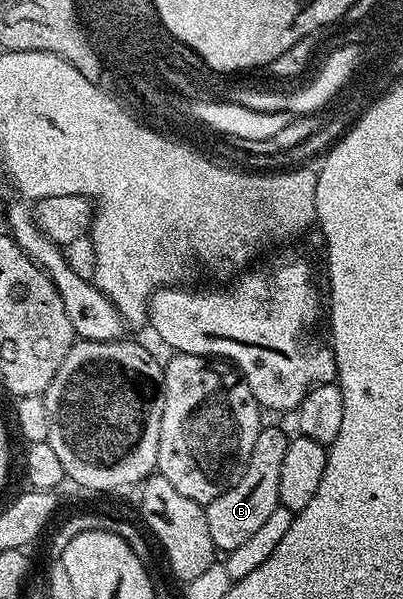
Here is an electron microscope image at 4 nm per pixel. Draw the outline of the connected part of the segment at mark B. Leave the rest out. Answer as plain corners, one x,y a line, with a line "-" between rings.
265,426
258,433
258,441
254,441
254,450
250,452
250,461
244,470
244,476
222,497
214,497
204,507
206,526
210,529
210,541
217,552
227,553
238,549
251,535
263,525
270,513
280,506
278,497
278,476
282,470
282,457
286,454
289,436
283,435
276,427

